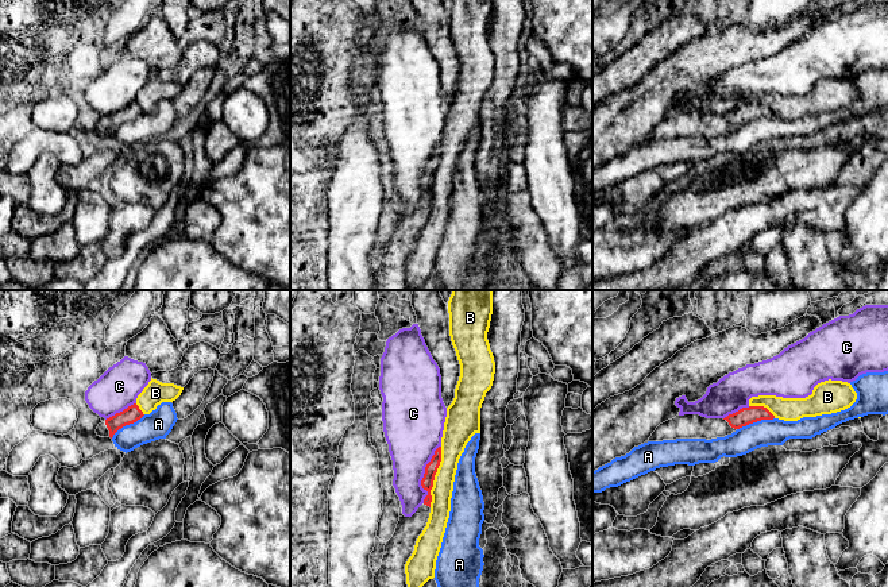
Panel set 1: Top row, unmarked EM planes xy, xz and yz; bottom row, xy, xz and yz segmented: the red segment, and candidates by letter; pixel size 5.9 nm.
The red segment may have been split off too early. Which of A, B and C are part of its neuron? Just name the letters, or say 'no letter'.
no letter

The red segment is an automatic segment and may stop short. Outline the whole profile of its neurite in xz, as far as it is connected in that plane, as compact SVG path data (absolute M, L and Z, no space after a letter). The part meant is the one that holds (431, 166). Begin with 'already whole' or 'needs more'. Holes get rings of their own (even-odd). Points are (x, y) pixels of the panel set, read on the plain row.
needs more | M441 144L435 148L425 165L421 184L428 189L424 201L412 215L399 215L393 235L385 243L381 266L374 270L374 290L409 290L406 282L405 262L414 248L416 239L426 224L435 173L441 159Z

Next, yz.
needs more | M764 104L742 105L725 116L706 116L699 112L676 113L660 121L648 139L676 136L717 136L731 132L737 127L775 113Z

